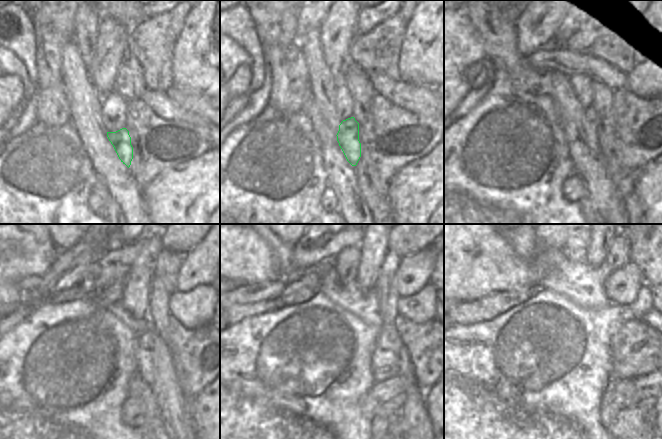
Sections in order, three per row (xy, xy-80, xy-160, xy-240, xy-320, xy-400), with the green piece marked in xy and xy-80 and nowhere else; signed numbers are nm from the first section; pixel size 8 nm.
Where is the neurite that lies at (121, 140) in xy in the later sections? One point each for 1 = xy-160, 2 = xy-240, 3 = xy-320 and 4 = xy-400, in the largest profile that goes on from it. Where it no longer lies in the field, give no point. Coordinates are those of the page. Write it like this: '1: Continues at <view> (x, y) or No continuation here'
1: Continues at xy-160 (588, 125)
2: Continues at xy-240 (143, 354)
3: Continues at xy-320 (385, 358)
4: Continues at xy-400 (635, 350)

